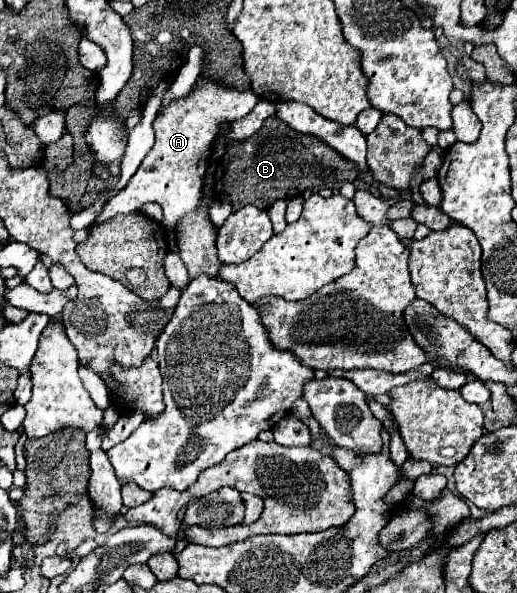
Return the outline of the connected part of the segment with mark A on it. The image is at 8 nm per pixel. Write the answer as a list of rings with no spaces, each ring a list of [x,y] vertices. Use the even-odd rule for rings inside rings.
[[[198,77],[188,95],[172,99],[166,107],[158,111],[152,123],[156,131],[154,147],[150,149],[138,171],[132,175],[128,185],[104,205],[104,211],[98,215],[92,227],[116,217],[118,213],[134,213],[146,203],[158,203],[164,209],[164,227],[176,225],[176,221],[194,211],[202,199],[204,173],[220,129],[226,123],[246,117],[258,103],[258,99],[260,97],[250,89],[238,91],[220,85],[218,81],[206,81],[206,77]]]

